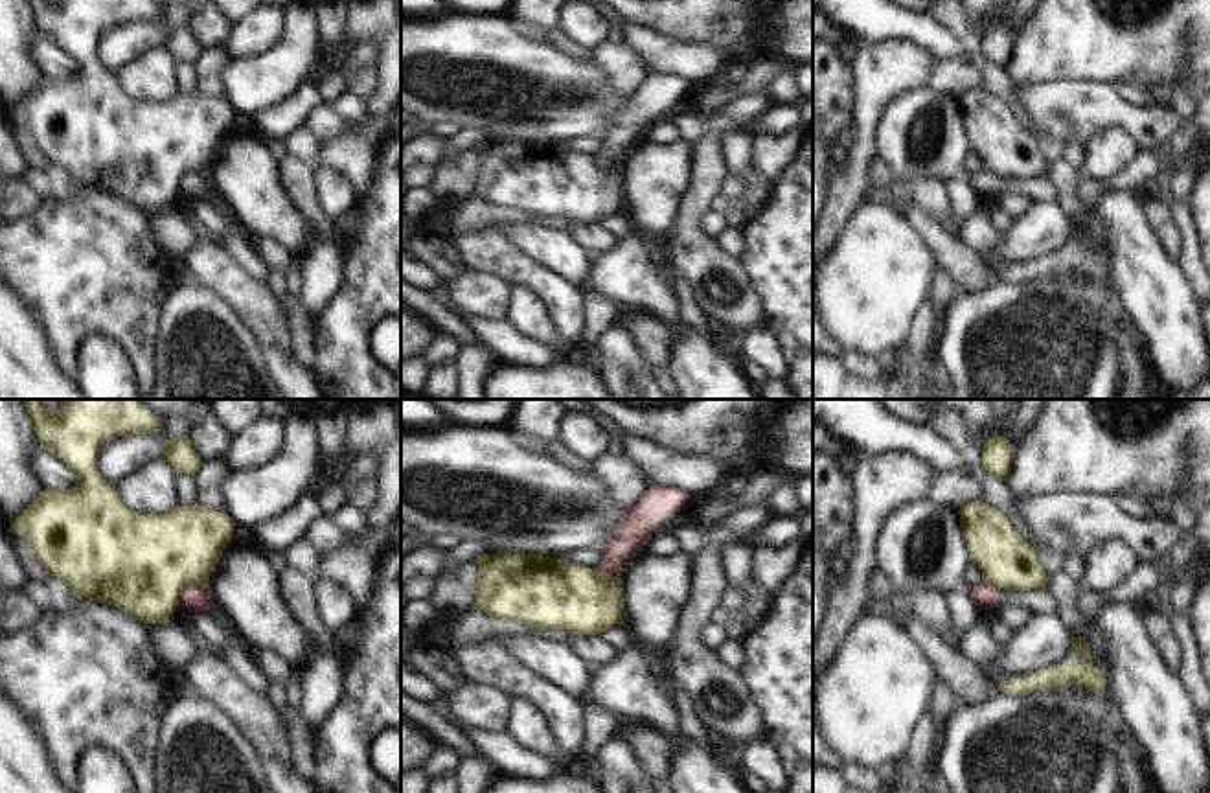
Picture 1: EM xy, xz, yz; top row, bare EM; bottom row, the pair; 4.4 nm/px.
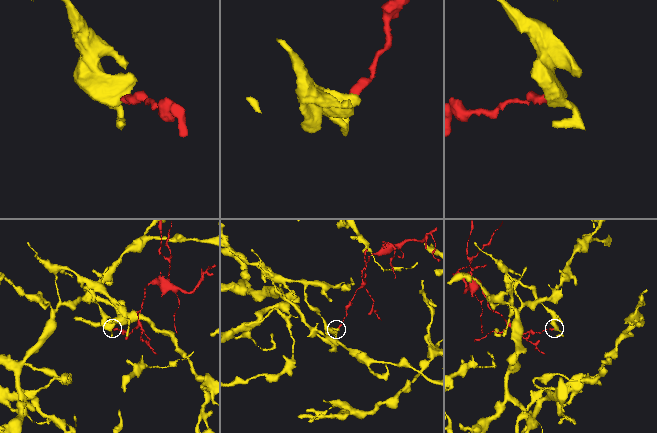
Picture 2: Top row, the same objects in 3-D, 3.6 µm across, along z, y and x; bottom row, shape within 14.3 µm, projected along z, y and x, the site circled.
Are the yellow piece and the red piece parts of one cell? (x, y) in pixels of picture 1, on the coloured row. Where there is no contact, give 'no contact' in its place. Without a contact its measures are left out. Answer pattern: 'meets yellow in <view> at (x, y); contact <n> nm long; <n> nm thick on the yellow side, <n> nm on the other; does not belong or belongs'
meets yellow in xy at (192, 584); contact 140 nm long; 420 nm thick on the yellow side, 110 nm on the other; does not belong

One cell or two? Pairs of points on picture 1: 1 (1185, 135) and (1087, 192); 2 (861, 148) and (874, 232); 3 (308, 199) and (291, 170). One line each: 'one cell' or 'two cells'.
1: one cell
2: two cells
3: one cell

